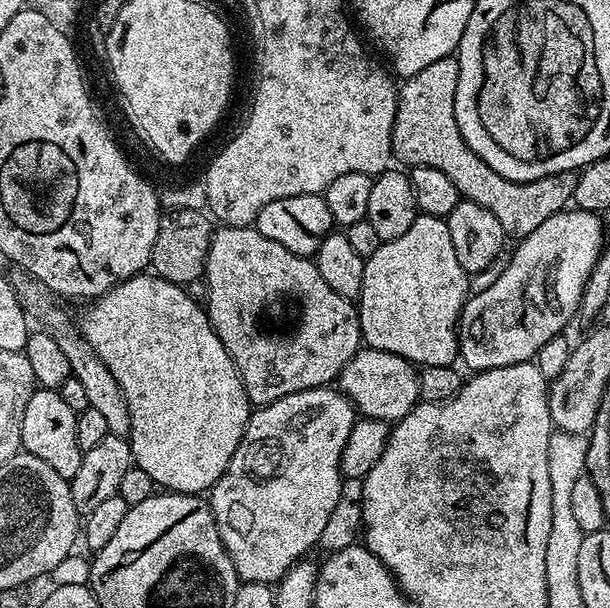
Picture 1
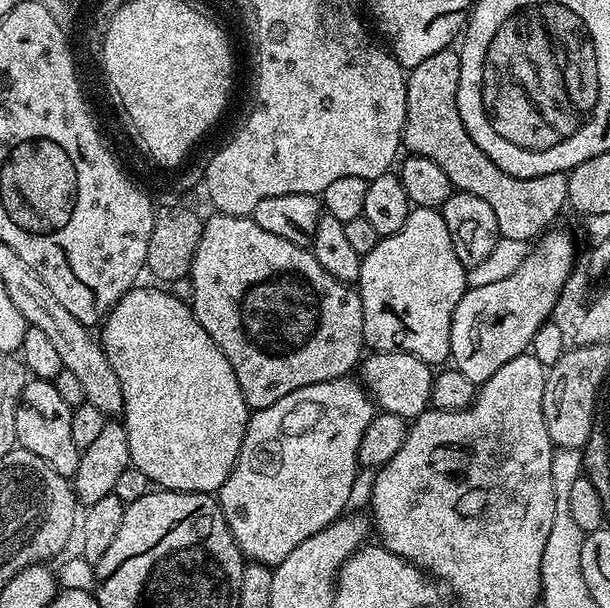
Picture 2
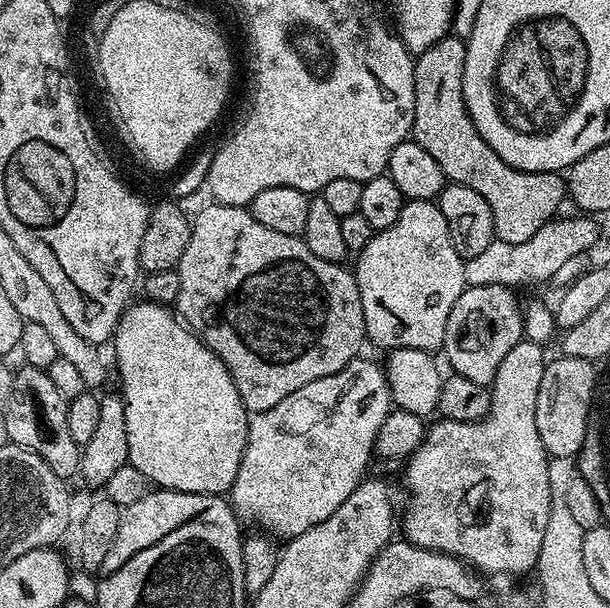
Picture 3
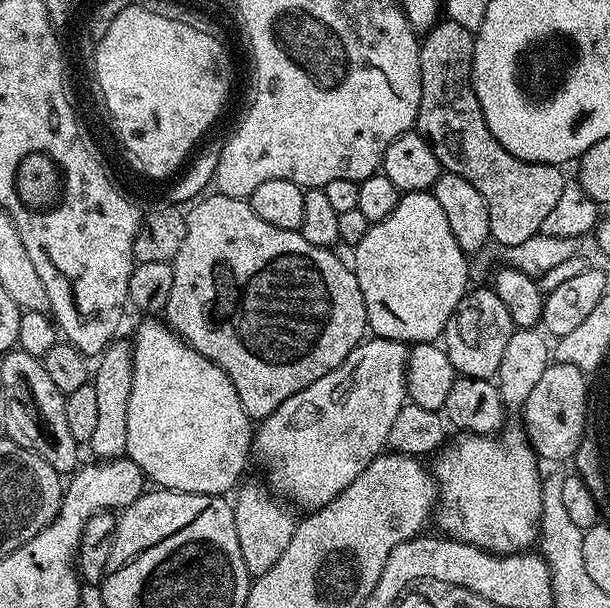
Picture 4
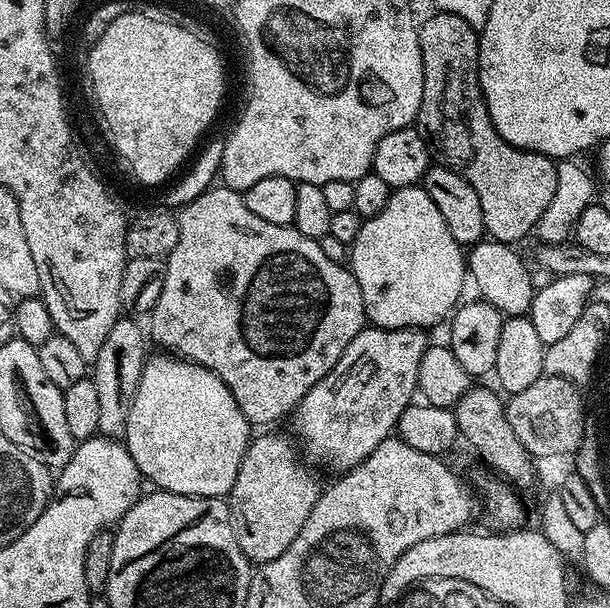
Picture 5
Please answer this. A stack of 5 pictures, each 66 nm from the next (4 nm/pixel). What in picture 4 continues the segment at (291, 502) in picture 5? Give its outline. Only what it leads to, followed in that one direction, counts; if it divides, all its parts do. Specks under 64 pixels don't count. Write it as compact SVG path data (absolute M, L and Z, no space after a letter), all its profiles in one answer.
M241 483L235 489L236 500L232 504L238 546L242 546L242 562L246 562L246 570L252 578L266 574L266 570L282 558L286 546L290 546L290 538L294 538L298 523L297 517L292 517L293 509L283 499L273 495L263 483L260 484Z

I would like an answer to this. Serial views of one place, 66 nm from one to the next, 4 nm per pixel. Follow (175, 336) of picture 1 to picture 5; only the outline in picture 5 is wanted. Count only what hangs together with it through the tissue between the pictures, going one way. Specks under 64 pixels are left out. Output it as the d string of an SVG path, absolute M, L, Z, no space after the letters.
M149 355L144 361L122 443L130 458L134 458L141 477L157 489L183 496L227 497L234 486L234 478L238 478L238 466L248 449L248 420L238 402L234 402L234 394L218 374L200 364L181 360L179 356L159 355Z

